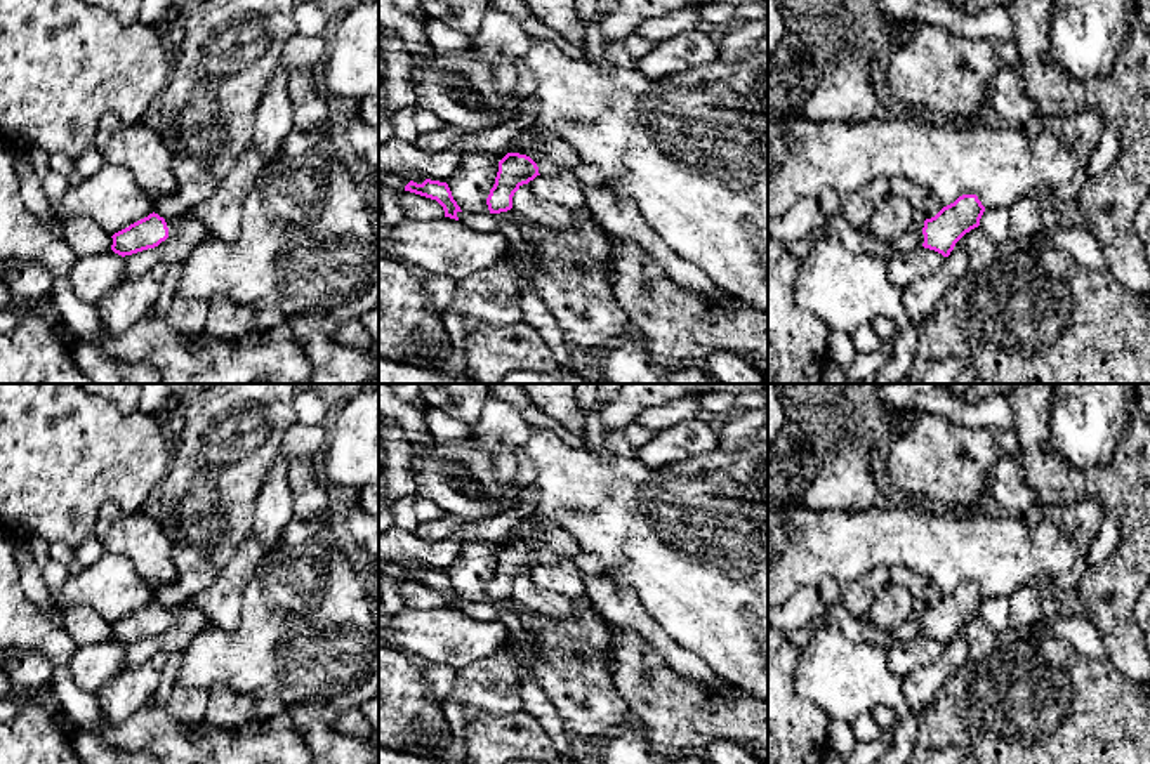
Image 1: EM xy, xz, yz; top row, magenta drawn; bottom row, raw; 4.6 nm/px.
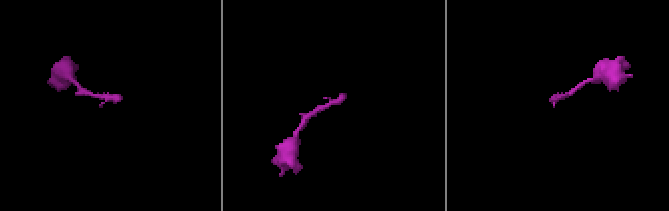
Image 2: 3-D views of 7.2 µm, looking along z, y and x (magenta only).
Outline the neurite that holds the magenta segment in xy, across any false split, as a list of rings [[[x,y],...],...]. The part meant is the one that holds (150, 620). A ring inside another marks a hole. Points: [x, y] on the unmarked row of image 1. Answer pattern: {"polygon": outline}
{"polygon": [[[153,601],[148,606],[115,622],[111,625],[111,639],[122,646],[132,644],[158,636],[167,627],[172,627],[175,622],[177,618],[170,608],[163,608]]]}

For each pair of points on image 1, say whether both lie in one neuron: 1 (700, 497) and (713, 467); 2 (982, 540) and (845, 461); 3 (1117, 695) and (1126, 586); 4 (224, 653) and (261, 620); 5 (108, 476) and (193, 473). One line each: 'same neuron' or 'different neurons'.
1: same neuron
2: different neurons
3: different neurons
4: same neuron
5: different neurons

